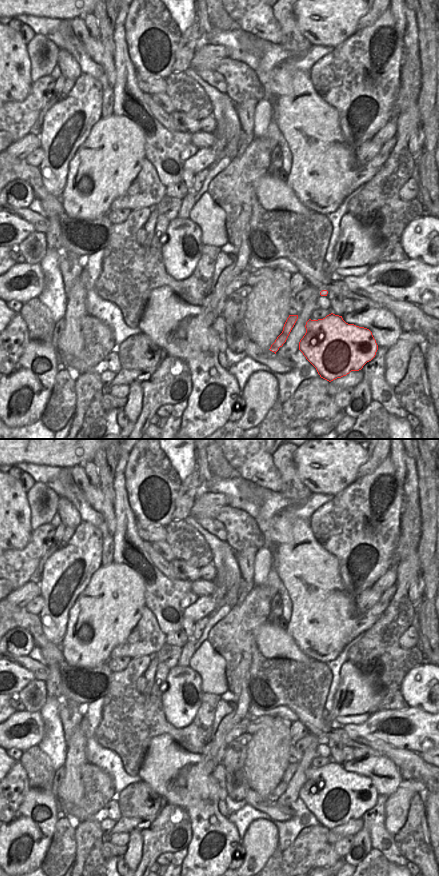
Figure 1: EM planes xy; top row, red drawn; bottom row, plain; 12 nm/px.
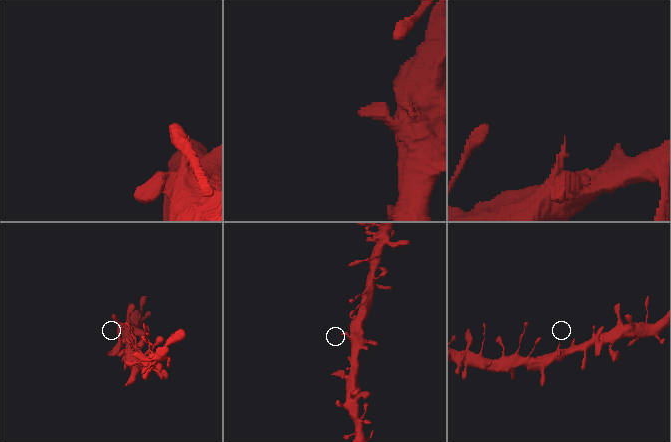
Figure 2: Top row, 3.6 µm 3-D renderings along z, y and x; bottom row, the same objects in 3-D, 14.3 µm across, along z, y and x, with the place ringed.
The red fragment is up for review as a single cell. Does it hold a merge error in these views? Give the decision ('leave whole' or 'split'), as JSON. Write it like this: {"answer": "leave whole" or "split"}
{"answer": "leave whole"}

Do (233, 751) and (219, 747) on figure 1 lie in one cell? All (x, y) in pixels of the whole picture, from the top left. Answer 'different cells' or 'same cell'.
different cells

